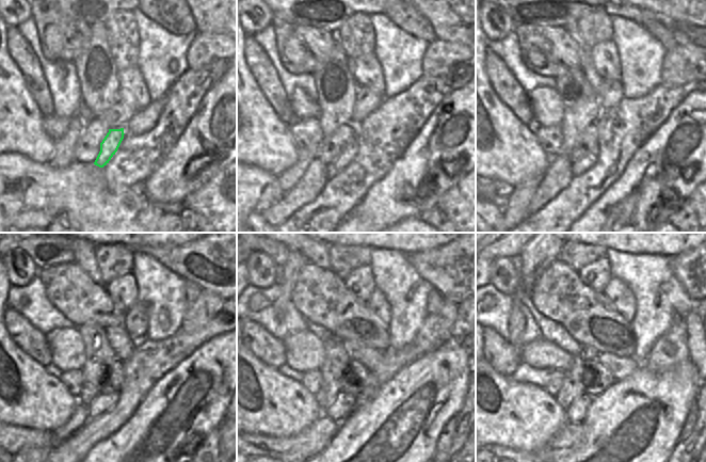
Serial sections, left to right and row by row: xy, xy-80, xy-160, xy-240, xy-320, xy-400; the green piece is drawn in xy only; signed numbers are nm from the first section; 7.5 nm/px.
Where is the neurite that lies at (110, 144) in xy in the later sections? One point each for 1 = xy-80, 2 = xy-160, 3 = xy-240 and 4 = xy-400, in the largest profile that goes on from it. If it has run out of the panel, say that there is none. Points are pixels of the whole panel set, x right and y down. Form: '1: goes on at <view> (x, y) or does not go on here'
1: goes on at xy-80 (349, 152)
2: goes on at xy-160 (579, 166)
3: goes on at xy-240 (102, 402)
4: goes on at xy-400 (576, 413)

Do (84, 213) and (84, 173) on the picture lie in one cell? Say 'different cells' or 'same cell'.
same cell

